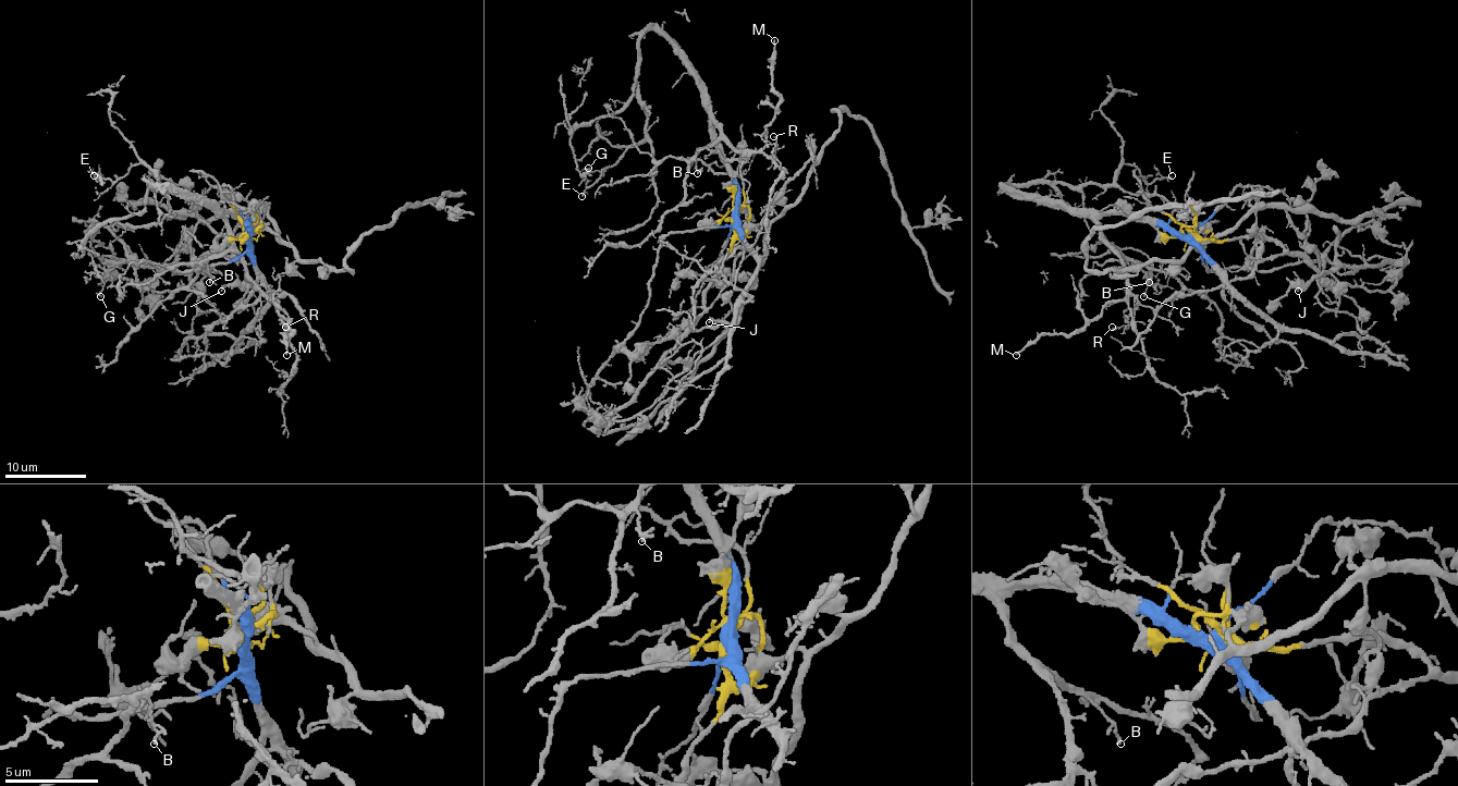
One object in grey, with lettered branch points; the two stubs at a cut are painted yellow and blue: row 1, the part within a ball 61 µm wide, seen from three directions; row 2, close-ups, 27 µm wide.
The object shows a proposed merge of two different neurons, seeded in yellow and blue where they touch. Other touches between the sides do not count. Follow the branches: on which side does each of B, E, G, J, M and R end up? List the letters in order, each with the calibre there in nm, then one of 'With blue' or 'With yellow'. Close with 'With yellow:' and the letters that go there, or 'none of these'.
B: Thickness 100 nm. With blue
E: Thickness 190 nm. With blue
G: Thickness 160 nm. With blue
J: Thickness 180 nm. With yellow
M: Thickness 160 nm. With blue
R: Thickness 140 nm. With blue
With yellow: J

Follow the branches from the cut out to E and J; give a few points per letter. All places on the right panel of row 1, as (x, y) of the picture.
E: (1190, 236), (1005, 189), (1111, 183), (1123, 163), (1150, 183), (1172, 175)
J: (1192, 236), (1265, 236), (1320, 271), (1387, 262), (1399, 269), (1387, 291), (1340, 285), (1328, 273), (1298, 291)

